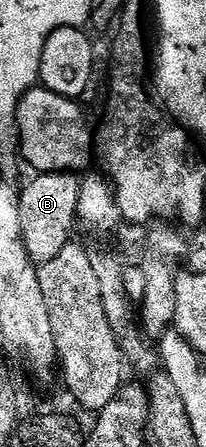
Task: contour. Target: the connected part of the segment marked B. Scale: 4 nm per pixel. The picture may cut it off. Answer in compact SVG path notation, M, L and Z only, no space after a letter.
M57 172L57 173L42 173L40 175L34 176L34 181L26 187L25 190L20 190L19 193L19 204L21 206L21 238L23 243L27 247L27 255L33 261L33 264L40 267L48 263L49 260L55 259L57 255L71 242L71 238L74 236L73 224L79 221L79 216L77 214L77 208L79 207L79 195L81 194L81 181L79 180L78 174L76 172Z

